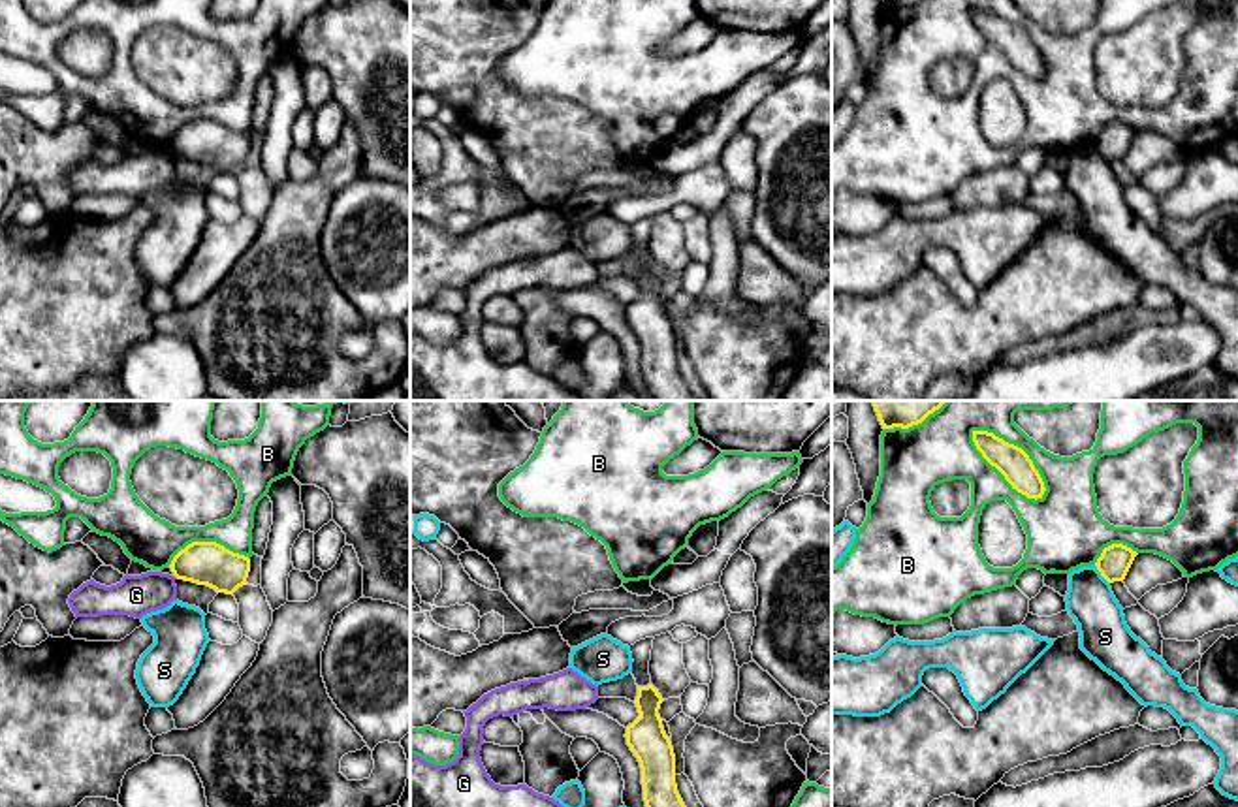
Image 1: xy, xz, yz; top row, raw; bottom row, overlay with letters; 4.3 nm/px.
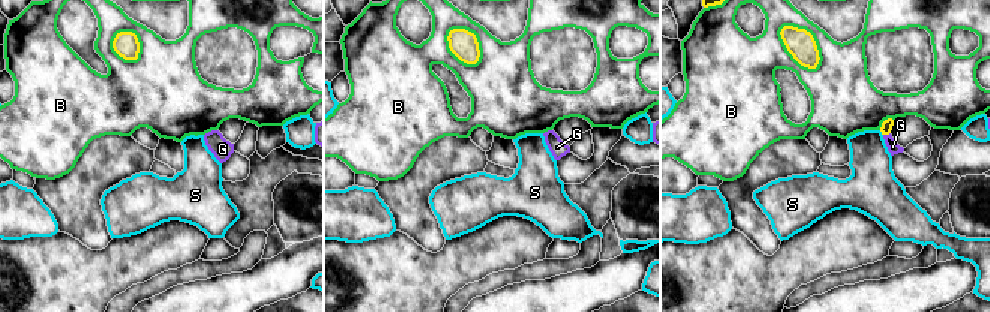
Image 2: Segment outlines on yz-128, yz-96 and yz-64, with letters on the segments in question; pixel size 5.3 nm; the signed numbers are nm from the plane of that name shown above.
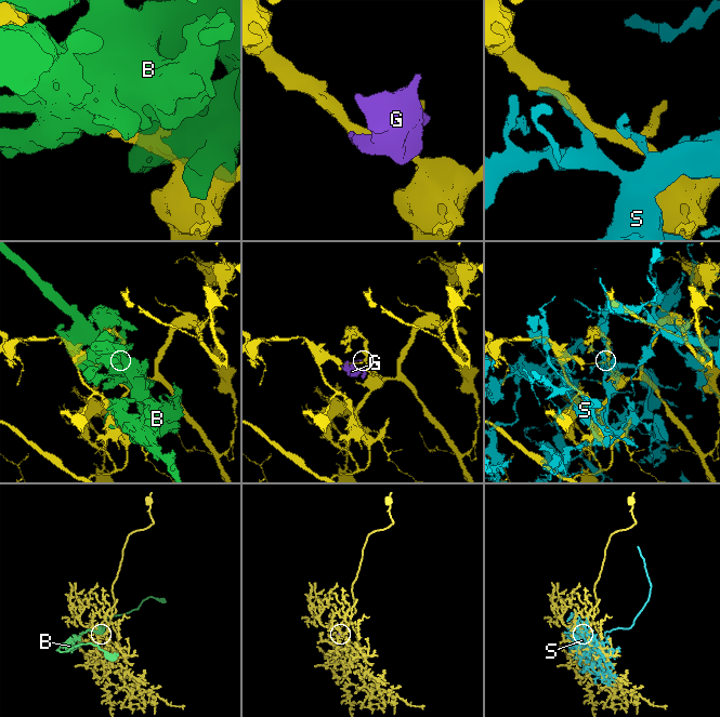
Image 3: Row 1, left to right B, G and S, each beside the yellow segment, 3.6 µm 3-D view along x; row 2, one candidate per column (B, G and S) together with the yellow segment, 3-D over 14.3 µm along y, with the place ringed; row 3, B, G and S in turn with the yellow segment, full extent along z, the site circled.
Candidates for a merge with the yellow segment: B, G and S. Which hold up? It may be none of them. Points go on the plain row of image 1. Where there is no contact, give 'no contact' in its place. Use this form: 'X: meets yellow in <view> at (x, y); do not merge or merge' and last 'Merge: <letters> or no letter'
B: meets yellow in yz at (1001, 51); do not merge
G: meets yellow in xy at (175, 155); do not merge
S: meets yellow in yz at (1101, 153); do not merge
Merge: no letter

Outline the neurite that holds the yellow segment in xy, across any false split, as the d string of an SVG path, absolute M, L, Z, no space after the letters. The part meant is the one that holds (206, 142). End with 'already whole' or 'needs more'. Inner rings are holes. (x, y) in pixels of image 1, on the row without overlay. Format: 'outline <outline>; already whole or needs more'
outline M192 120L173 135L169 147L177 158L233 173L246 164L250 137L216 120Z; already whole

